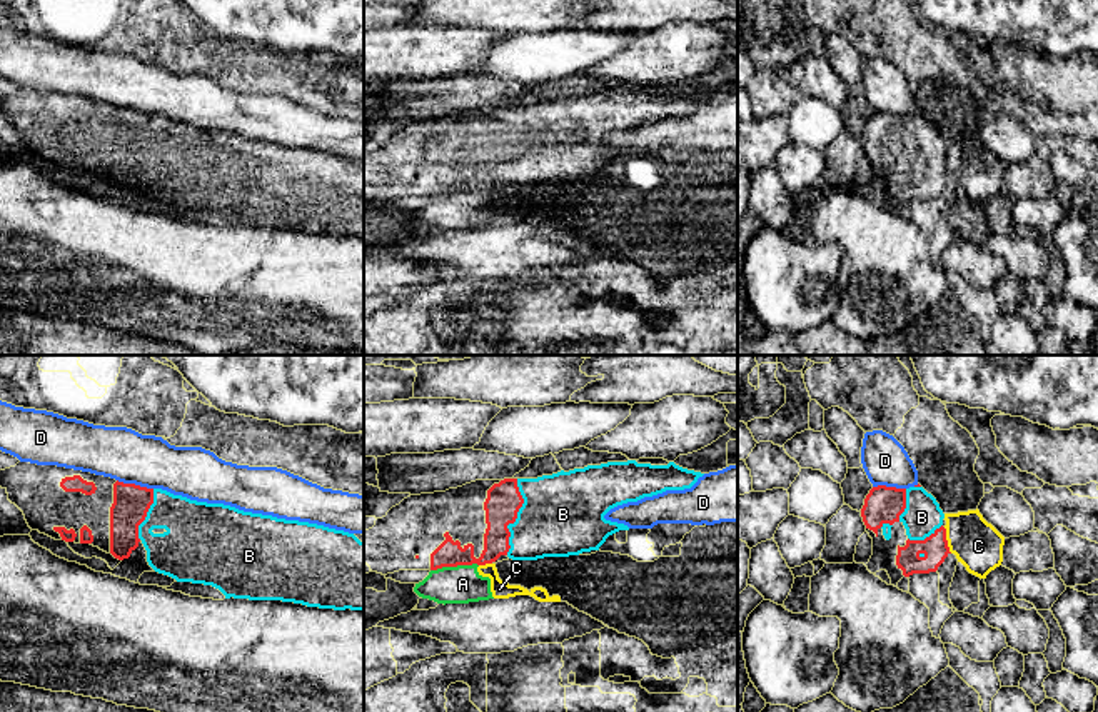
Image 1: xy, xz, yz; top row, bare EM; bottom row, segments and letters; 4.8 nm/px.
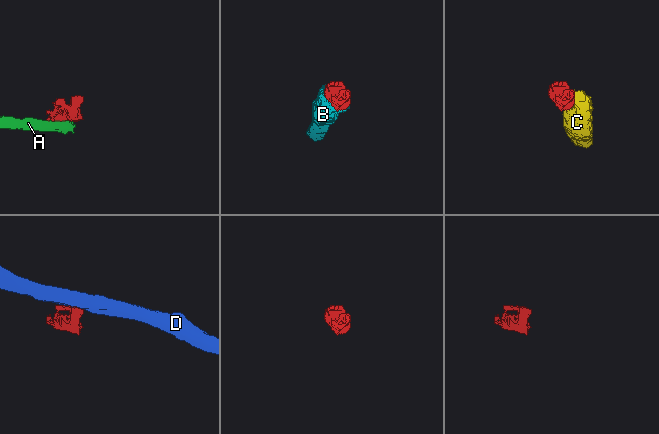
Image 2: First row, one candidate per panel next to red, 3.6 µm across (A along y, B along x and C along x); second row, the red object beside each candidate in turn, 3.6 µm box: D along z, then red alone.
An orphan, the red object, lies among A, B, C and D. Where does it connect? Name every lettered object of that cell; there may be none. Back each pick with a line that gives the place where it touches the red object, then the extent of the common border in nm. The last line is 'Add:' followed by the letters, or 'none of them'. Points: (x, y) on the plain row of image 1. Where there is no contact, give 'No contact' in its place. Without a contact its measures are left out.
B: Touches red at xz (516, 144). Shared border 380 nm
Add: B

